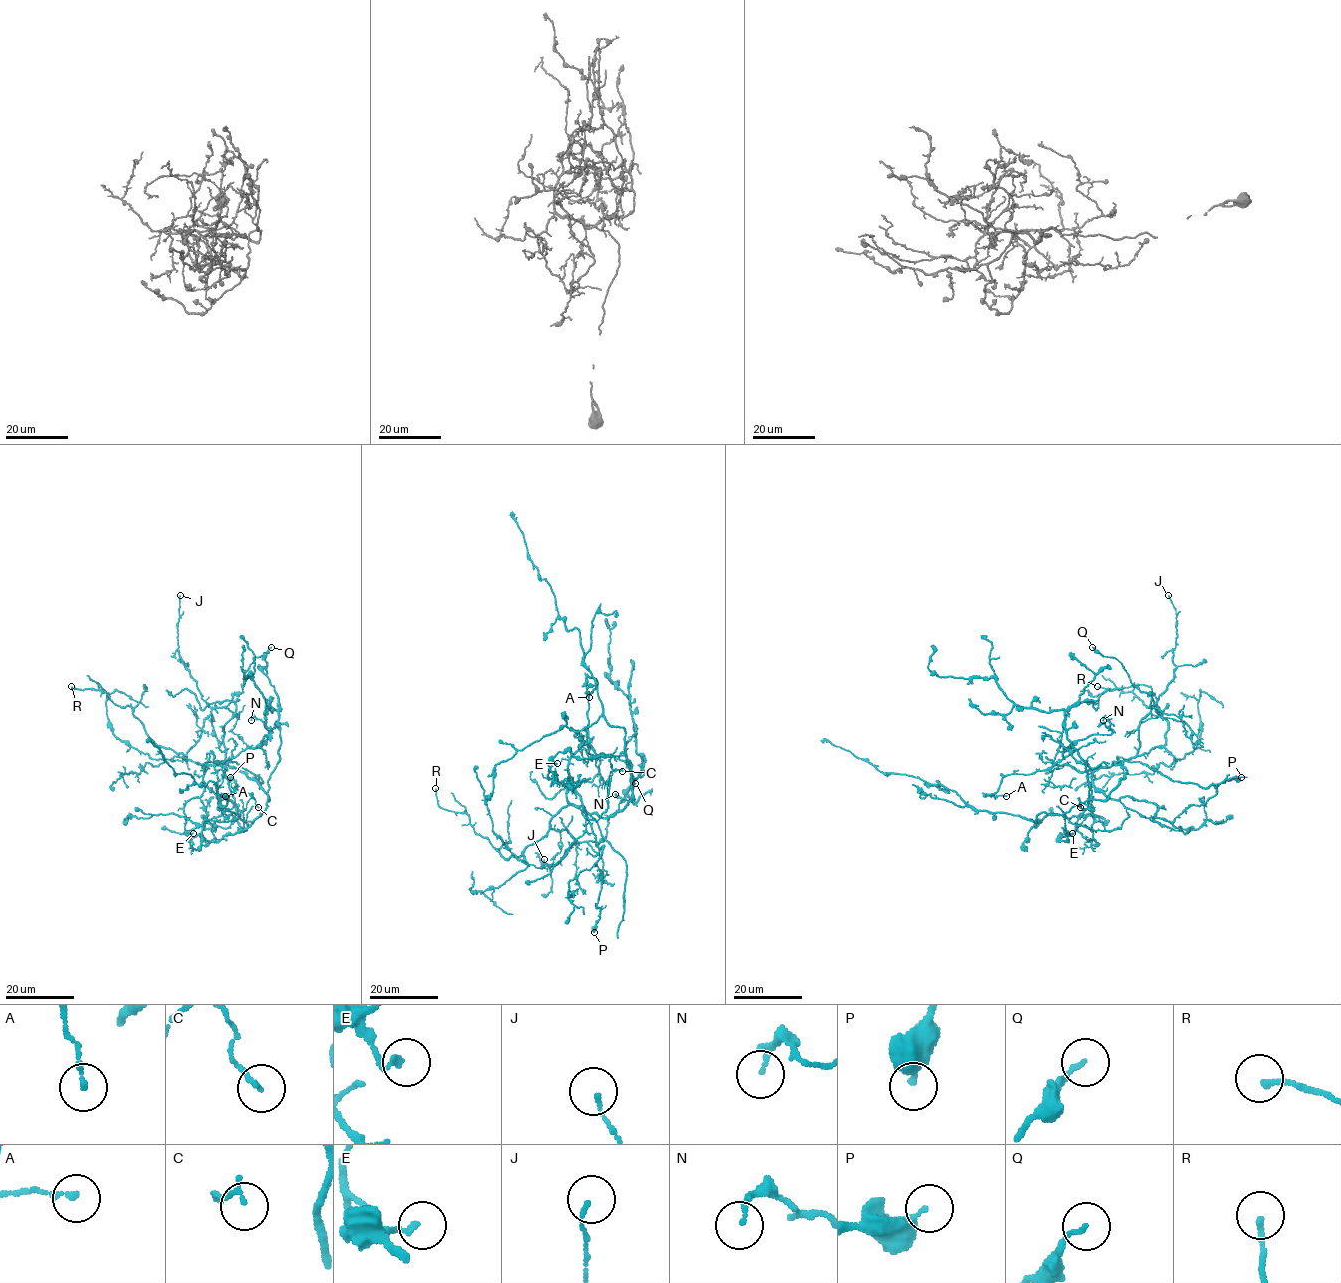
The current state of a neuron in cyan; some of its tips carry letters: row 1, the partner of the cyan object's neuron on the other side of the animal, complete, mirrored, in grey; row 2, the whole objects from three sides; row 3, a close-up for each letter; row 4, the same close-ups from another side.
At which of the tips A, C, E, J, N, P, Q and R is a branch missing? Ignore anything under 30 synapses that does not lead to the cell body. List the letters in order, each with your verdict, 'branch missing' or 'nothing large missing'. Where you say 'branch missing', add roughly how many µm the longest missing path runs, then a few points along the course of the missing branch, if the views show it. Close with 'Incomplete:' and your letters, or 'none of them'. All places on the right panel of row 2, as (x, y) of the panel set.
A: nothing large missing
C: nothing large missing
E: nothing large missing
J: nothing large missing
N: nothing large missing
P: nothing large missing
Q: nothing large missing
R: nothing large missing
Incomplete: none of them

